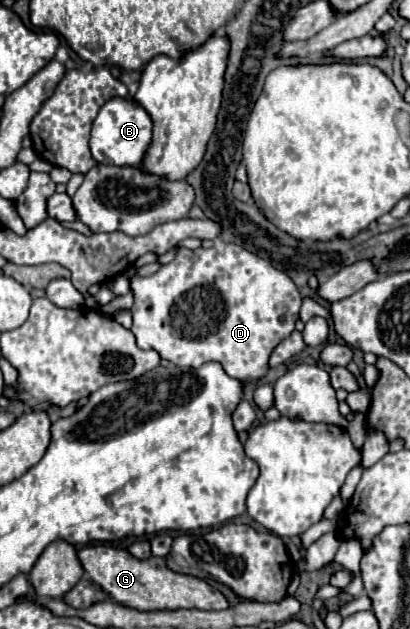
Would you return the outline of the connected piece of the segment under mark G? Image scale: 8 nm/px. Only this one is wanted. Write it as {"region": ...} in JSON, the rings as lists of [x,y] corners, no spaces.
{"region":[[[85,545],[79,549],[79,559],[85,573],[91,577],[95,585],[111,595],[111,599],[135,607],[139,611],[155,611],[155,609],[177,609],[177,607],[195,607],[195,609],[227,609],[227,597],[209,585],[203,579],[193,575],[181,575],[167,569],[161,557],[149,557],[147,561],[139,561],[131,557],[125,549],[115,549],[111,545]]]}

